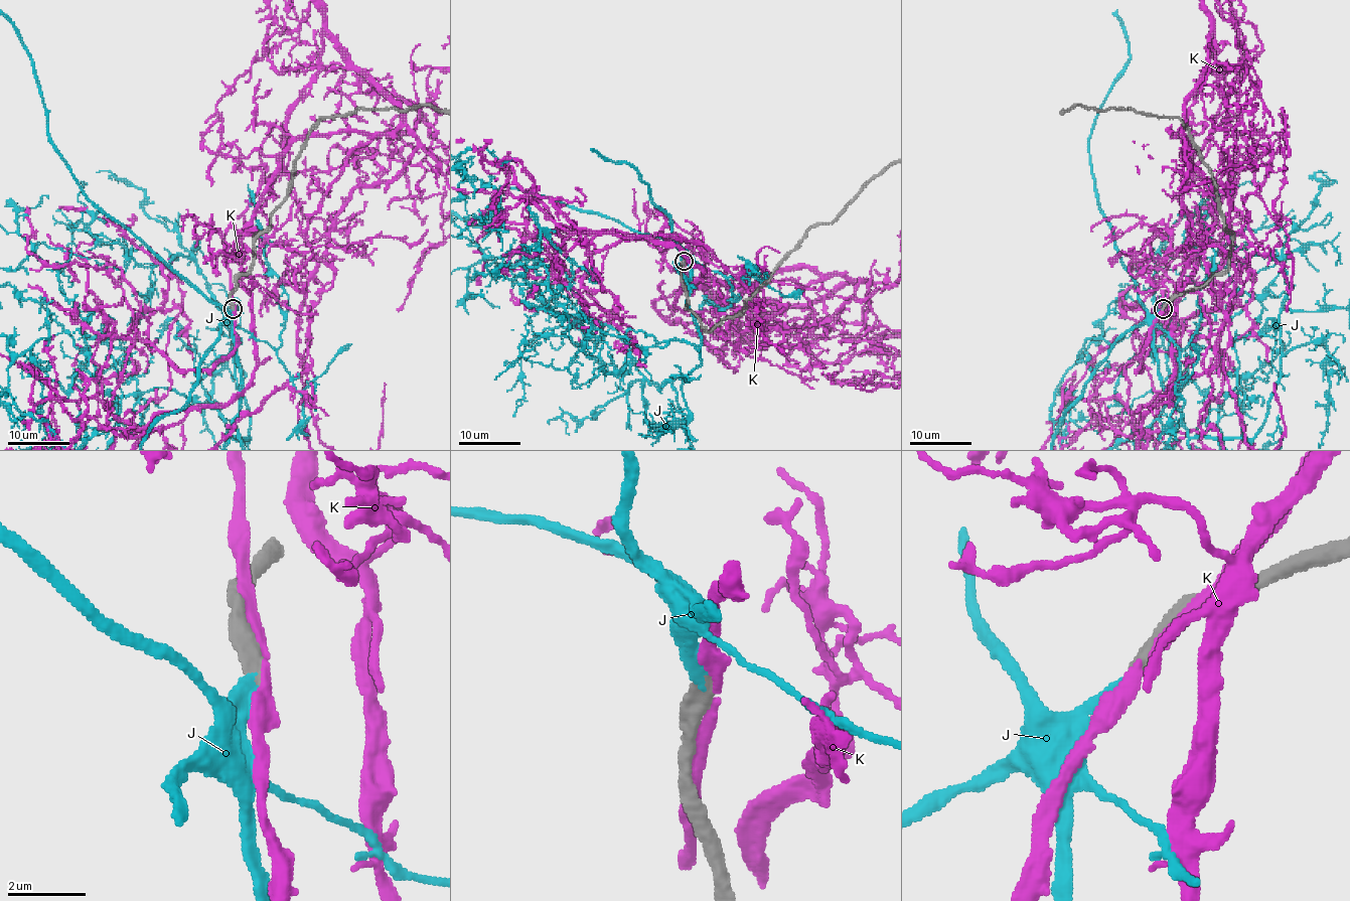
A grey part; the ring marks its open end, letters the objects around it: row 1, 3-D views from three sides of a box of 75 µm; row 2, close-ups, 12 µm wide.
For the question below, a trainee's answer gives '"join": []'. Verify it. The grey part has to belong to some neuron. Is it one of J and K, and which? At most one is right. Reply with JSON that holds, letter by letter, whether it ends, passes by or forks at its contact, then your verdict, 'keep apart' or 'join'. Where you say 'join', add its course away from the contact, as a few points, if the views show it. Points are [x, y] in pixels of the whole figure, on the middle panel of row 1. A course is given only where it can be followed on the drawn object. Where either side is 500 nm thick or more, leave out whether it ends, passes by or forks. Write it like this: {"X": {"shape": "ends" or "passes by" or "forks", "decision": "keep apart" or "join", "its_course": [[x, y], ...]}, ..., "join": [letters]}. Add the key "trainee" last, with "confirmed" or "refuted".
{"J": {"shape": "ends", "decision": "join"}, "K": {"shape": "passes by", "decision": "keep apart"}, "join": ["J"], "trainee": "refuted"}

